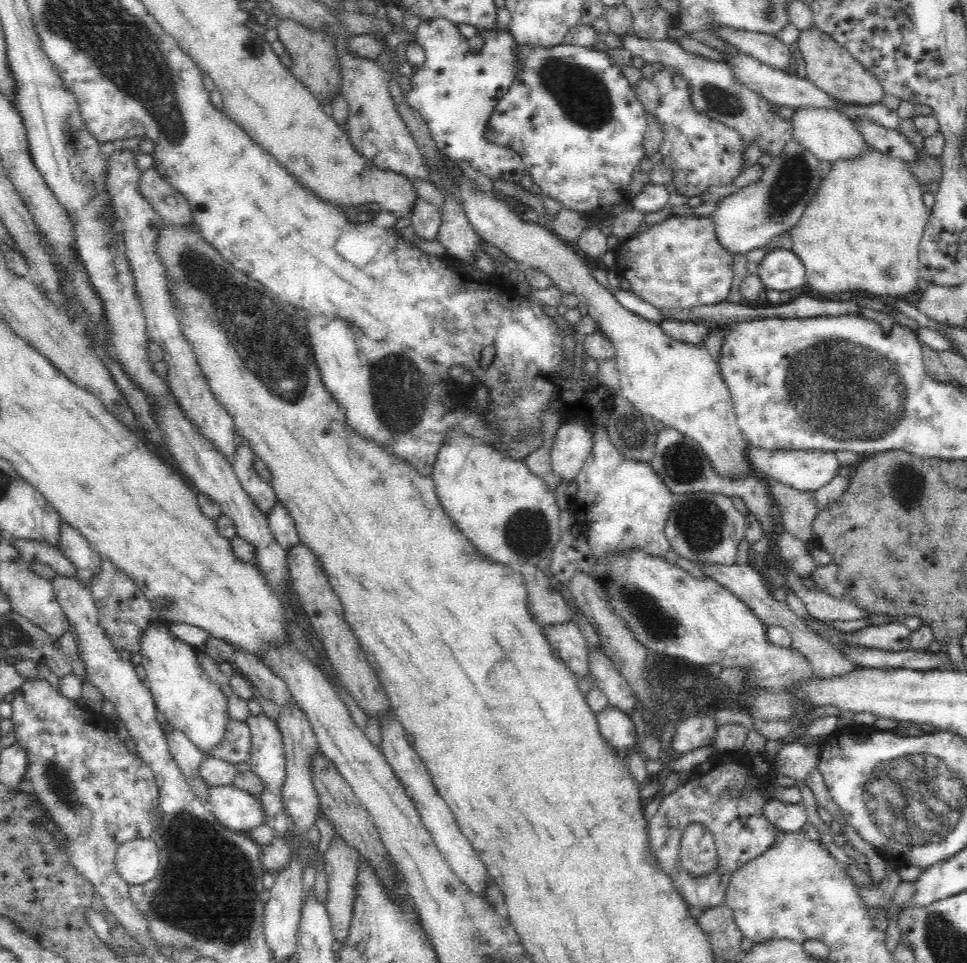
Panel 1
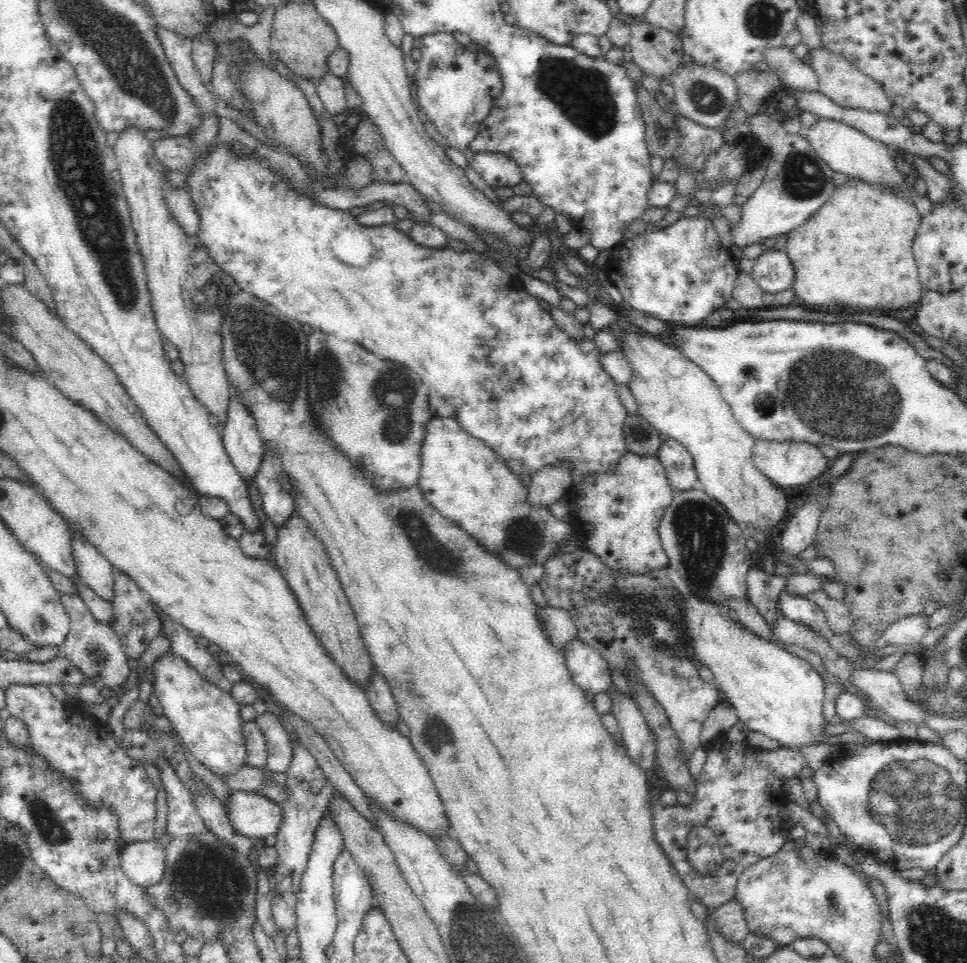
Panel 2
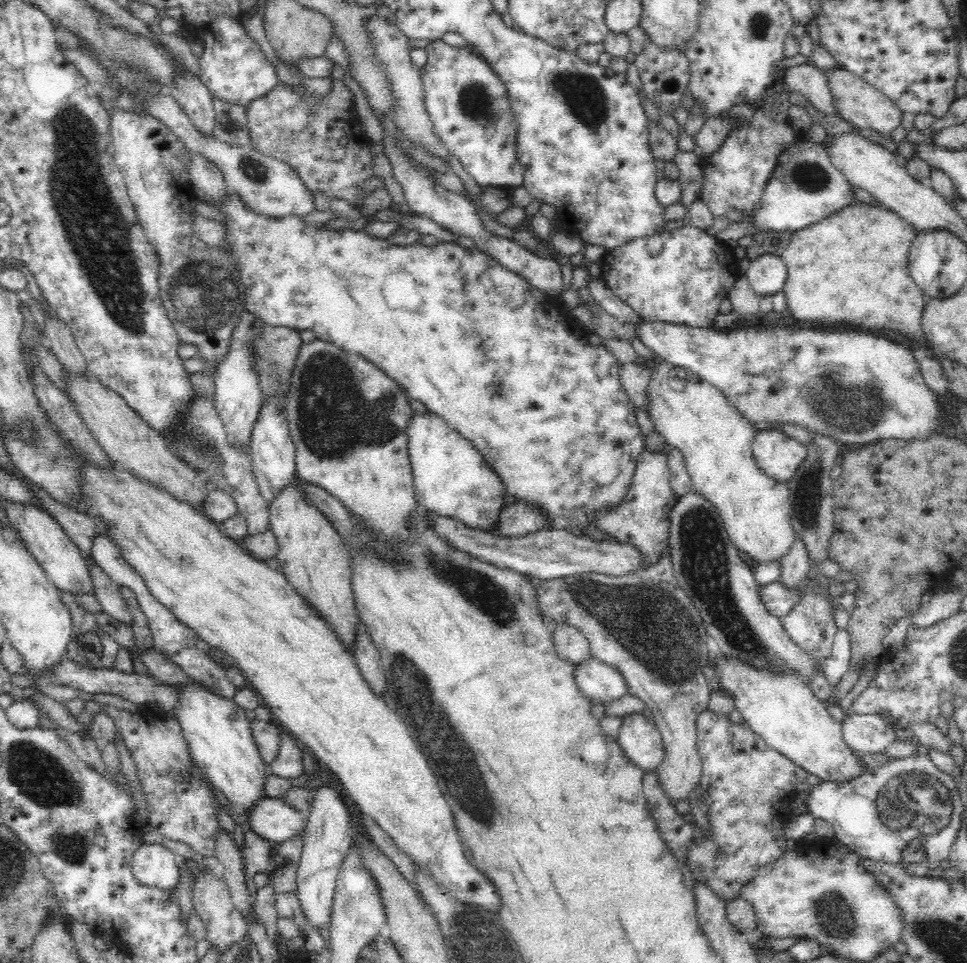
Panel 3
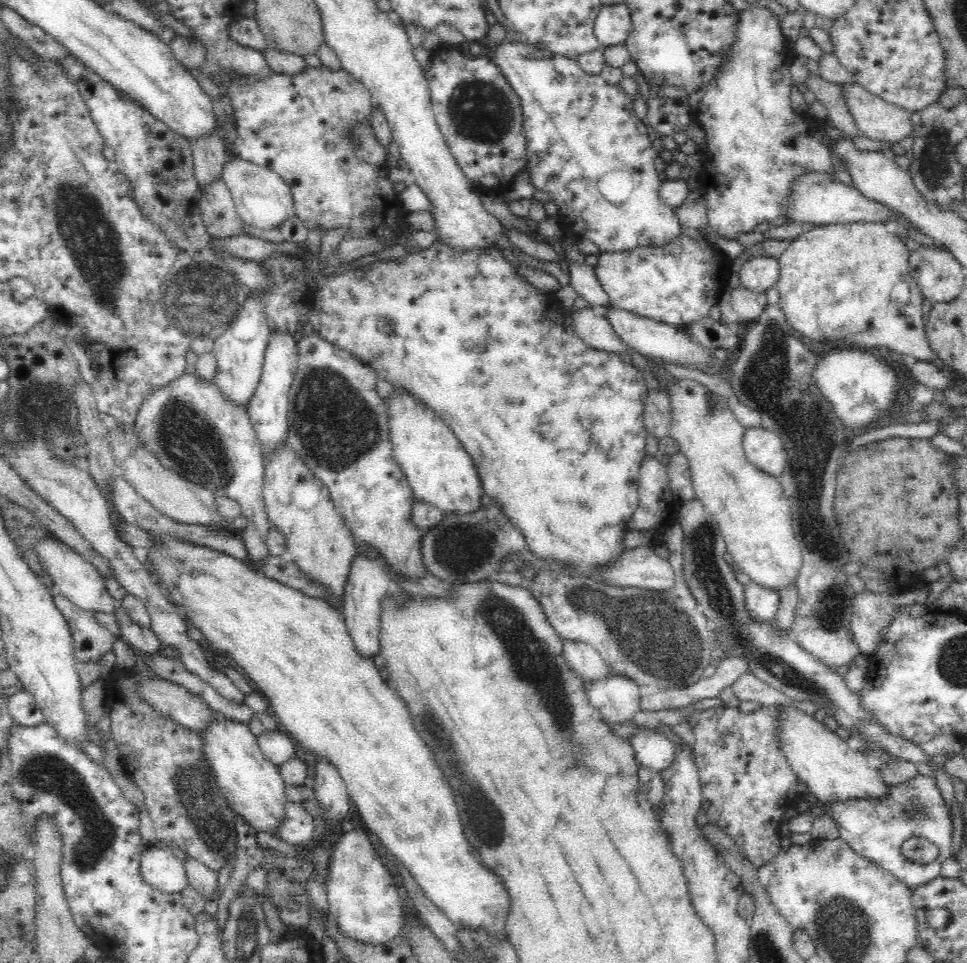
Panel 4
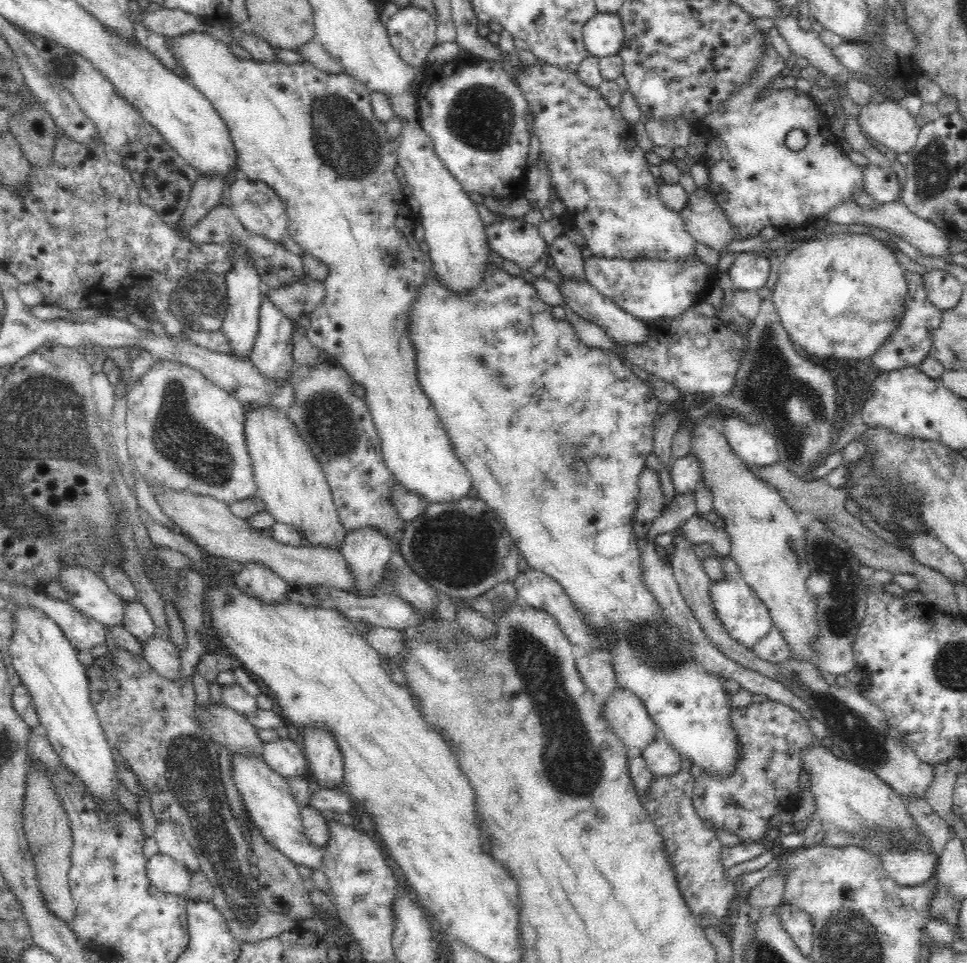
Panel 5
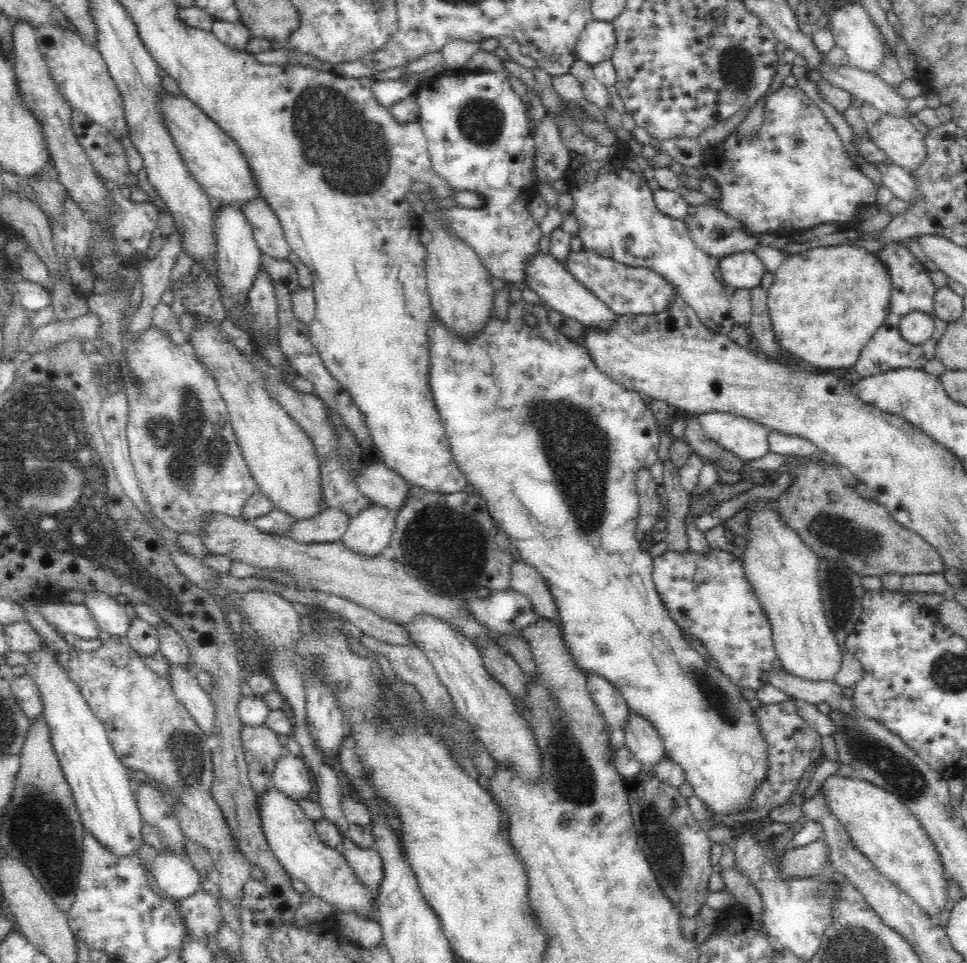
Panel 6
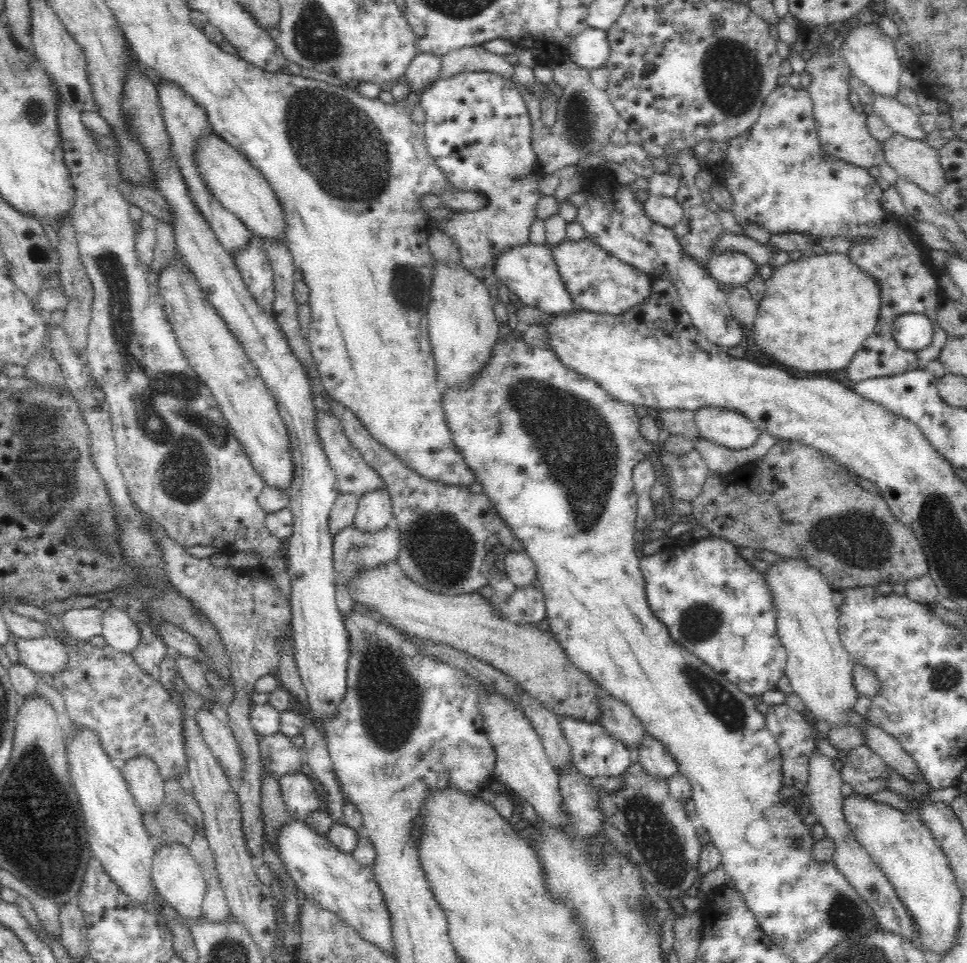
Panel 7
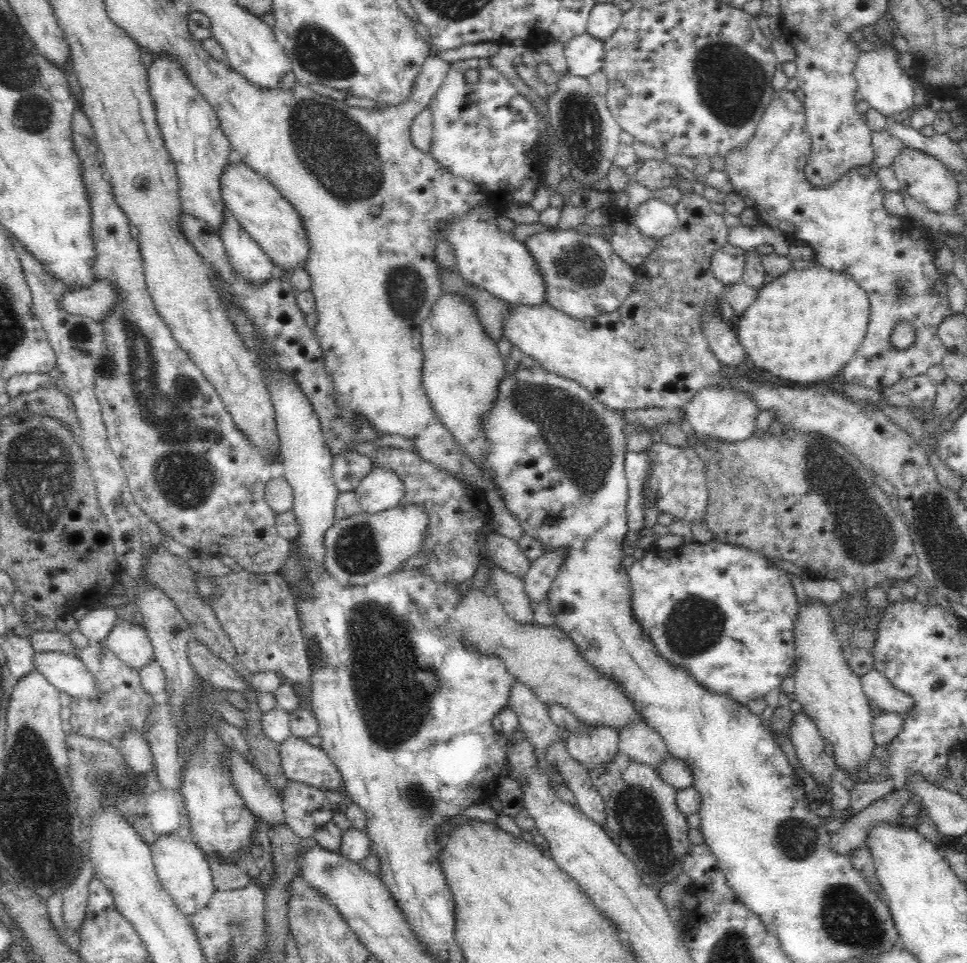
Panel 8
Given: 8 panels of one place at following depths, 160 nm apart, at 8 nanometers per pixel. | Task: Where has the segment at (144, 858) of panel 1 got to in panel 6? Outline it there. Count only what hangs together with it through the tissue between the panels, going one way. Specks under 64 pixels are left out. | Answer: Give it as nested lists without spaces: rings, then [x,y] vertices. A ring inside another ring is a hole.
[[[172,851],[157,853],[151,872],[158,881],[160,890],[173,900],[181,901],[202,890],[199,872],[186,858]]]

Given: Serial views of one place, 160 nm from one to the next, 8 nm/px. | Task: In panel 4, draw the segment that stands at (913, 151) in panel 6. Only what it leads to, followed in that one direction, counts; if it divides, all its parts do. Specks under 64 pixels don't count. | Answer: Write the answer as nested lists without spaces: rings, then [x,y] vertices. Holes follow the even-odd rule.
[[[858,83],[844,84],[843,95],[860,134],[874,141],[900,143],[915,131],[905,108],[887,103],[870,94]]]

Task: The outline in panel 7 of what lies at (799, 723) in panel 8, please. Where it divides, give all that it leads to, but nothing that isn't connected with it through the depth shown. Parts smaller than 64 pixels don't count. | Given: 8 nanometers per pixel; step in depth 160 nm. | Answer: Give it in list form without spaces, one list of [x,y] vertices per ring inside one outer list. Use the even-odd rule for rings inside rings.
[[[815,748],[813,754],[808,758],[809,781],[803,792],[810,798],[810,810],[817,816],[817,822],[825,829],[825,836],[833,838],[836,850],[832,857],[836,868],[846,877],[846,881],[854,887],[858,894],[872,907],[875,918],[881,928],[892,931],[902,937],[912,940],[918,945],[916,937],[916,925],[904,907],[900,897],[896,894],[892,884],[882,873],[880,867],[871,859],[866,849],[853,836],[850,825],[845,821],[843,813],[843,799],[840,786],[843,784],[840,767],[832,760]]]

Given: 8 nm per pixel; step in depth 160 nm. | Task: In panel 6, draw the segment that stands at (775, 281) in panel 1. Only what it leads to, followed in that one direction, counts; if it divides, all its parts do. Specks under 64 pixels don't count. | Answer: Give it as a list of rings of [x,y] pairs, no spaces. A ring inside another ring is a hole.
[[[754,252],[729,254],[717,260],[725,286],[752,289],[760,285],[765,268]]]

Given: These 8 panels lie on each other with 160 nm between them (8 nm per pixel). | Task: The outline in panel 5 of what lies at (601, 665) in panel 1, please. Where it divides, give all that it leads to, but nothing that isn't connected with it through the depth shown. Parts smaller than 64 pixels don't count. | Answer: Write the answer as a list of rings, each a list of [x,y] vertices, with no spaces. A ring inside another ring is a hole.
[[[660,736],[640,756],[654,776],[671,777],[682,768],[680,754]]]

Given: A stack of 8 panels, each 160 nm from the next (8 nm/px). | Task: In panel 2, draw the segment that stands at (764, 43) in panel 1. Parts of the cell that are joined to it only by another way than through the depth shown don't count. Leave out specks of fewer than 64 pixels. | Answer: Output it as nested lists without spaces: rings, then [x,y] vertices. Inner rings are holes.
[[[776,47],[764,53],[764,61],[781,80],[783,87],[798,91],[819,91],[818,75],[807,60],[798,59],[789,47]]]

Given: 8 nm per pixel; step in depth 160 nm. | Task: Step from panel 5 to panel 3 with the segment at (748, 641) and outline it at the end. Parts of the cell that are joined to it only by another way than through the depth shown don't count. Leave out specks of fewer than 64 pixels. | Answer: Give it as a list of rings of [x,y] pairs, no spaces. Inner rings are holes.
[[[780,581],[760,585],[758,595],[769,614],[781,619],[800,601],[800,592],[786,589]]]

